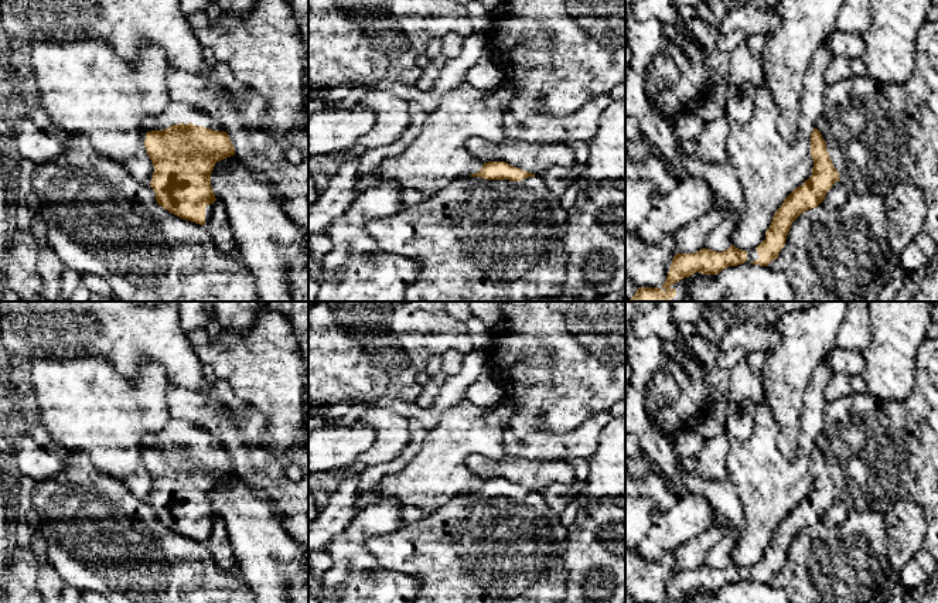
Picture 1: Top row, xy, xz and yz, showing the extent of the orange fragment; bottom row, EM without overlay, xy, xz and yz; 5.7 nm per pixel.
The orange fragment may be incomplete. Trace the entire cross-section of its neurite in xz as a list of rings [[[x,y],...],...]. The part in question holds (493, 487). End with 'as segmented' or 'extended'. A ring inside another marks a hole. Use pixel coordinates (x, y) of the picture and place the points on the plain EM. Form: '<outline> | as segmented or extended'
[[[488,478],[478,490],[453,498],[420,521],[368,539],[366,549],[386,569],[422,583],[410,603],[564,603],[567,573],[563,555],[567,534],[560,514],[546,504],[542,493],[505,478]]] | extended

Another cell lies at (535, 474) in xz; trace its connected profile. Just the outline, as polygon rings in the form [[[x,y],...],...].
[[[470,454],[465,466],[482,480],[505,478],[535,493],[543,493],[555,484],[577,481],[576,471],[567,460],[506,457],[494,461],[481,454]]]

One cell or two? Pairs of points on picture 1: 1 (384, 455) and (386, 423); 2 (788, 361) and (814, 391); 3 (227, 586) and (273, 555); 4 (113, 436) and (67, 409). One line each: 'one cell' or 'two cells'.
1: one cell
2: two cells
3: two cells
4: one cell

